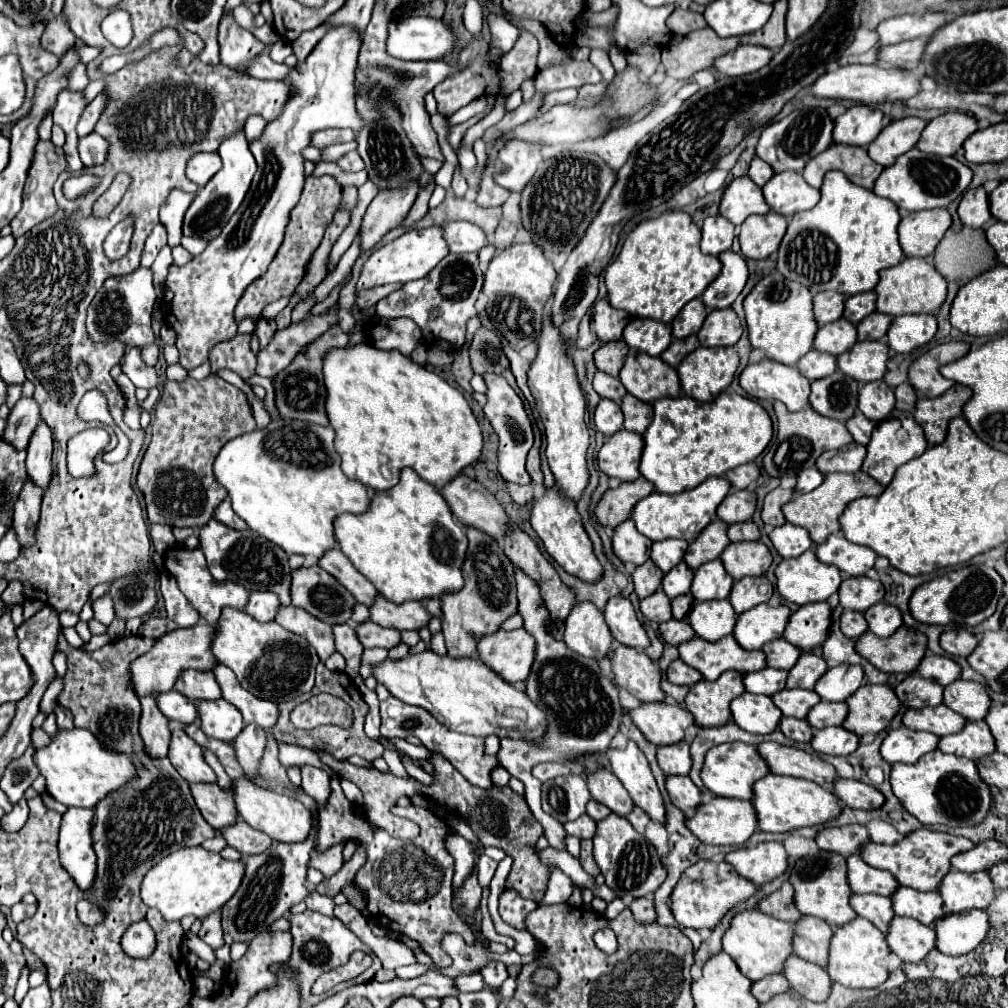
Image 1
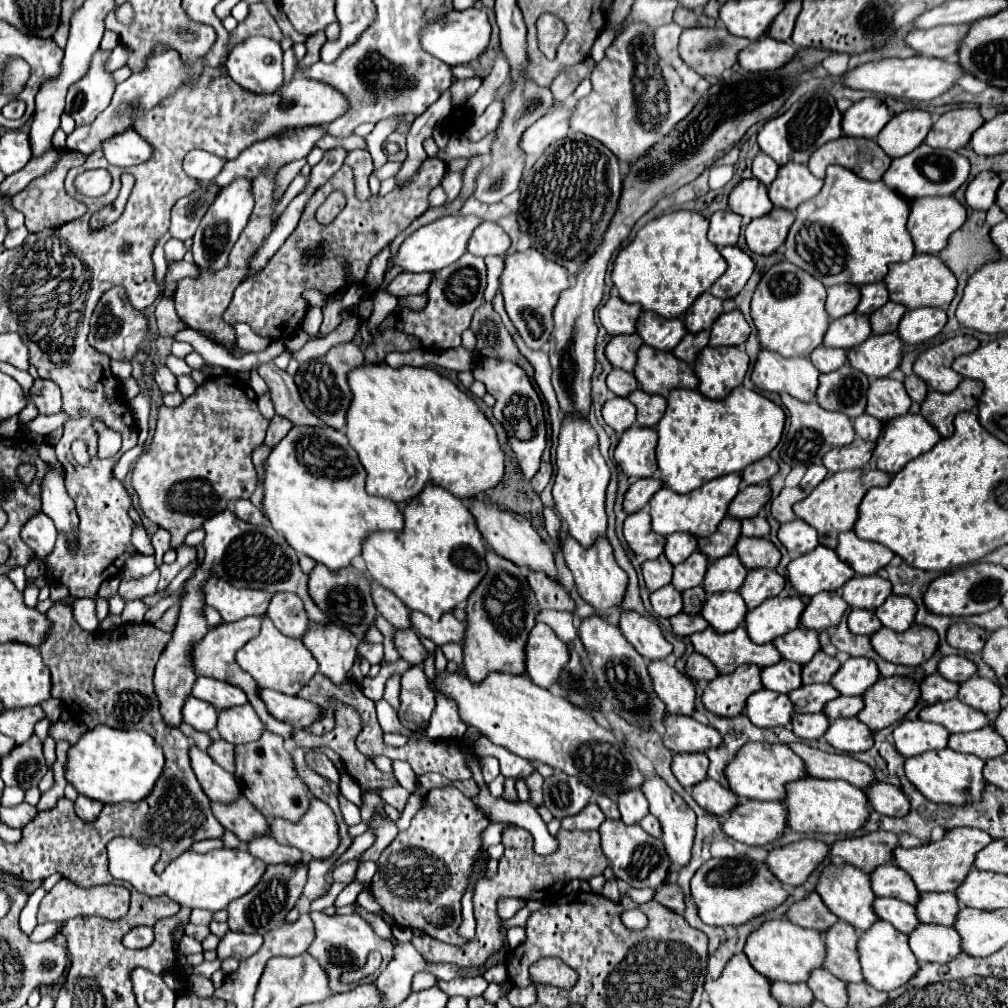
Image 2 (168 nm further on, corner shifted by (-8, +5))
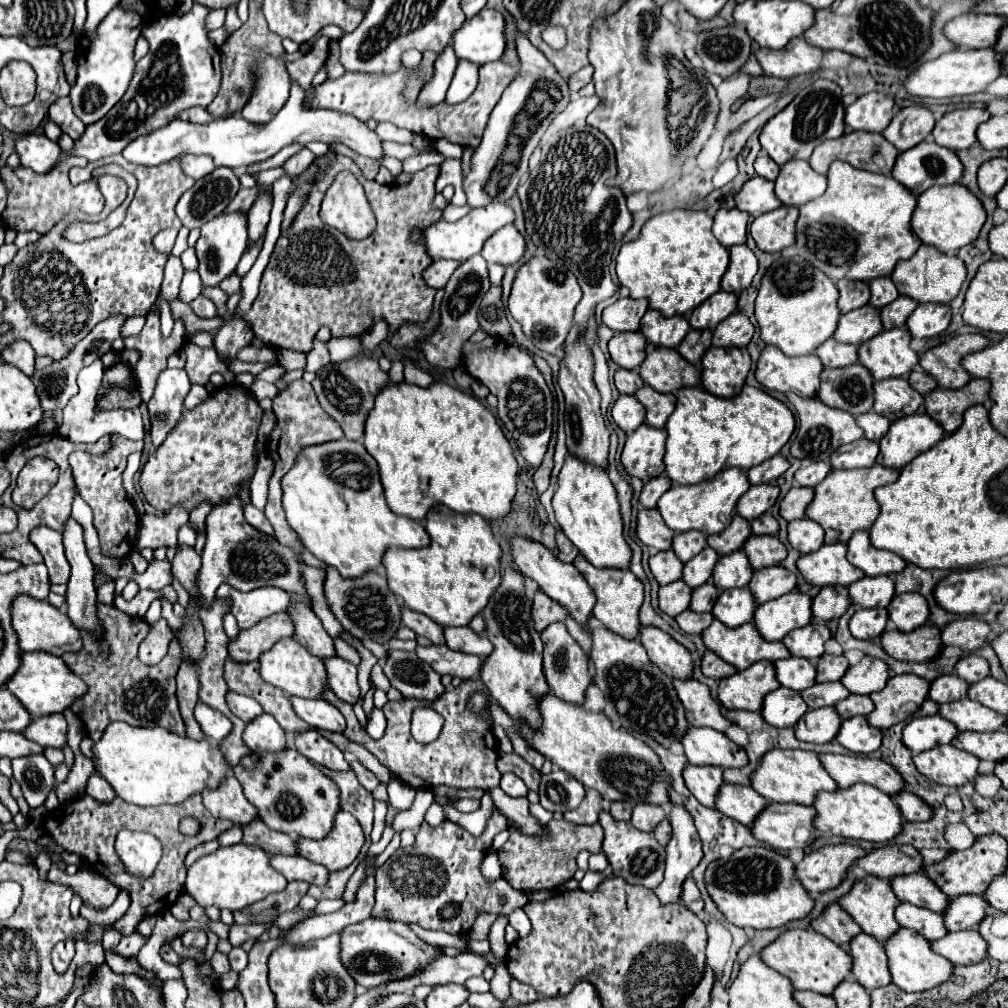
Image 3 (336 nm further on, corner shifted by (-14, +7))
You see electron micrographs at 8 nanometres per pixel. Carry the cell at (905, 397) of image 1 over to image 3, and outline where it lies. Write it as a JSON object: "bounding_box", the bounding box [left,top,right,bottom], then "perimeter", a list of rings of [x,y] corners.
{"bounding_box":[910,372,938,396],"perimeter":[[[912,372],[910,374],[910,386],[916,390],[916,392],[920,392],[922,396],[926,396],[928,392],[932,392],[938,384],[936,384],[936,380],[932,378],[932,376],[928,376],[926,372]]]}

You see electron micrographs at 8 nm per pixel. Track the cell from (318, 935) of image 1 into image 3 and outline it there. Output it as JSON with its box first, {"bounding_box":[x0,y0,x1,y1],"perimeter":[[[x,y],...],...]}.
{"bounding_box":[340,918,438,988],"perimeter":[[[368,918],[340,932],[342,964],[346,966],[354,982],[364,988],[374,988],[386,980],[394,980],[396,976],[410,976],[418,970],[420,964],[428,964],[436,954],[438,952],[432,946],[416,938],[416,934],[402,922]]]}

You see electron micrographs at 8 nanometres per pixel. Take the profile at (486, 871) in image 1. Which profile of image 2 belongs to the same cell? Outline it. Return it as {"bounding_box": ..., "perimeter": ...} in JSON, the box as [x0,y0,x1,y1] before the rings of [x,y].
{"bounding_box":[498,898,526,920],"perimeter":[[[504,898],[504,900],[498,902],[498,914],[500,914],[500,918],[508,920],[508,918],[512,918],[524,906],[526,904],[522,900],[518,900],[518,898]]]}

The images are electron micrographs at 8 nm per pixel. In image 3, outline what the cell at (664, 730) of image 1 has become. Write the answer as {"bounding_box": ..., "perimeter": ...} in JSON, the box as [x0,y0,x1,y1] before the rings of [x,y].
{"bounding_box":[682,726,748,768],"perimeter":[[[688,726],[682,736],[684,752],[690,764],[696,766],[722,766],[722,768],[742,768],[748,764],[744,748],[734,744],[726,734],[712,728],[694,728]]]}

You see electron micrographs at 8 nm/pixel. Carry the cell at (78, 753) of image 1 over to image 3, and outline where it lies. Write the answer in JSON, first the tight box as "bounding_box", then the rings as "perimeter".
{"bounding_box":[92,722,230,806],"perimeter":[[[112,722],[92,746],[92,752],[96,774],[114,788],[118,798],[138,806],[180,804],[188,796],[202,792],[204,786],[216,788],[230,774],[230,766],[224,762],[216,744],[206,738],[182,738],[160,726],[136,728],[126,722]]]}

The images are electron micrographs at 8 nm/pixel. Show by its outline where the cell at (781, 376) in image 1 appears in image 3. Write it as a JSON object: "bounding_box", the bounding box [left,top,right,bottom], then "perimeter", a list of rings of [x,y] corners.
{"bounding_box":[756,346,824,398],"perimeter":[[[766,346],[760,354],[758,366],[756,366],[756,380],[768,388],[768,390],[776,390],[776,392],[794,392],[802,398],[812,398],[818,392],[820,386],[820,372],[824,370],[822,362],[818,360],[816,354],[806,354],[806,356],[786,356],[780,352],[780,348],[776,346]]]}

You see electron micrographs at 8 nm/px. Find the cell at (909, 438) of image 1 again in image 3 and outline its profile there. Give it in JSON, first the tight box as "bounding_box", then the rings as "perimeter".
{"bounding_box":[876,414,944,468],"perimeter":[[[912,414],[890,424],[888,434],[880,440],[876,462],[888,468],[904,468],[918,454],[930,450],[944,438],[942,426],[928,414]]]}

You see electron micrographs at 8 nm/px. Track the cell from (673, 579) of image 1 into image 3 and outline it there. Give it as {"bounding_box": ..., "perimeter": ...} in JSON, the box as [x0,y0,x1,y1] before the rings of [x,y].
{"bounding_box":[682,546,718,588],"perimeter":[[[706,546],[698,556],[694,556],[690,562],[684,564],[684,572],[682,572],[682,580],[690,586],[690,588],[698,588],[702,584],[706,584],[712,576],[712,570],[718,562],[718,554]]]}

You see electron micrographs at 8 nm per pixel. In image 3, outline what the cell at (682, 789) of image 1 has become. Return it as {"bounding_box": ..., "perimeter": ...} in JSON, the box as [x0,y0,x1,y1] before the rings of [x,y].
{"bounding_box":[716,784,766,826],"perimeter":[[[724,784],[722,792],[718,792],[716,800],[716,810],[734,818],[736,822],[748,826],[754,822],[754,818],[762,812],[766,806],[766,800],[754,792],[750,786],[734,786],[734,784]]]}

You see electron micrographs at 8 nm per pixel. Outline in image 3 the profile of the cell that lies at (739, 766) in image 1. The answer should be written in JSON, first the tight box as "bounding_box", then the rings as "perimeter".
{"bounding_box":[750,748,838,806],"perimeter":[[[774,748],[768,750],[758,768],[754,770],[754,776],[750,776],[750,786],[760,792],[760,796],[766,798],[766,802],[796,802],[810,806],[814,802],[816,792],[820,790],[836,790],[838,784],[826,774],[822,768],[822,762],[818,760],[816,752],[806,752],[806,750],[782,750]]]}

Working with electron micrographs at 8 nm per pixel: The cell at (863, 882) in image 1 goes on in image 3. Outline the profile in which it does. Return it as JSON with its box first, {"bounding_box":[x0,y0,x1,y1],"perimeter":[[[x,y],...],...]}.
{"bounding_box":[890,874,948,912],"perimeter":[[[924,874],[918,876],[894,876],[894,880],[890,880],[894,894],[902,900],[902,902],[910,902],[914,906],[920,908],[928,908],[932,912],[944,912],[946,904],[948,904],[948,896],[944,896],[938,886],[934,886],[934,882],[930,878],[926,878]]]}

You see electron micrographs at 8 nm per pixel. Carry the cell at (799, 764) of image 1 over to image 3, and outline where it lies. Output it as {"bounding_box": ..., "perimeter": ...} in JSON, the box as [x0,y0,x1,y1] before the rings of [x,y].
{"bounding_box":[818,754,904,796],"perimeter":[[[818,754],[822,766],[836,780],[840,788],[848,788],[856,782],[870,784],[890,796],[904,788],[900,774],[878,758],[856,756],[856,754]]]}

